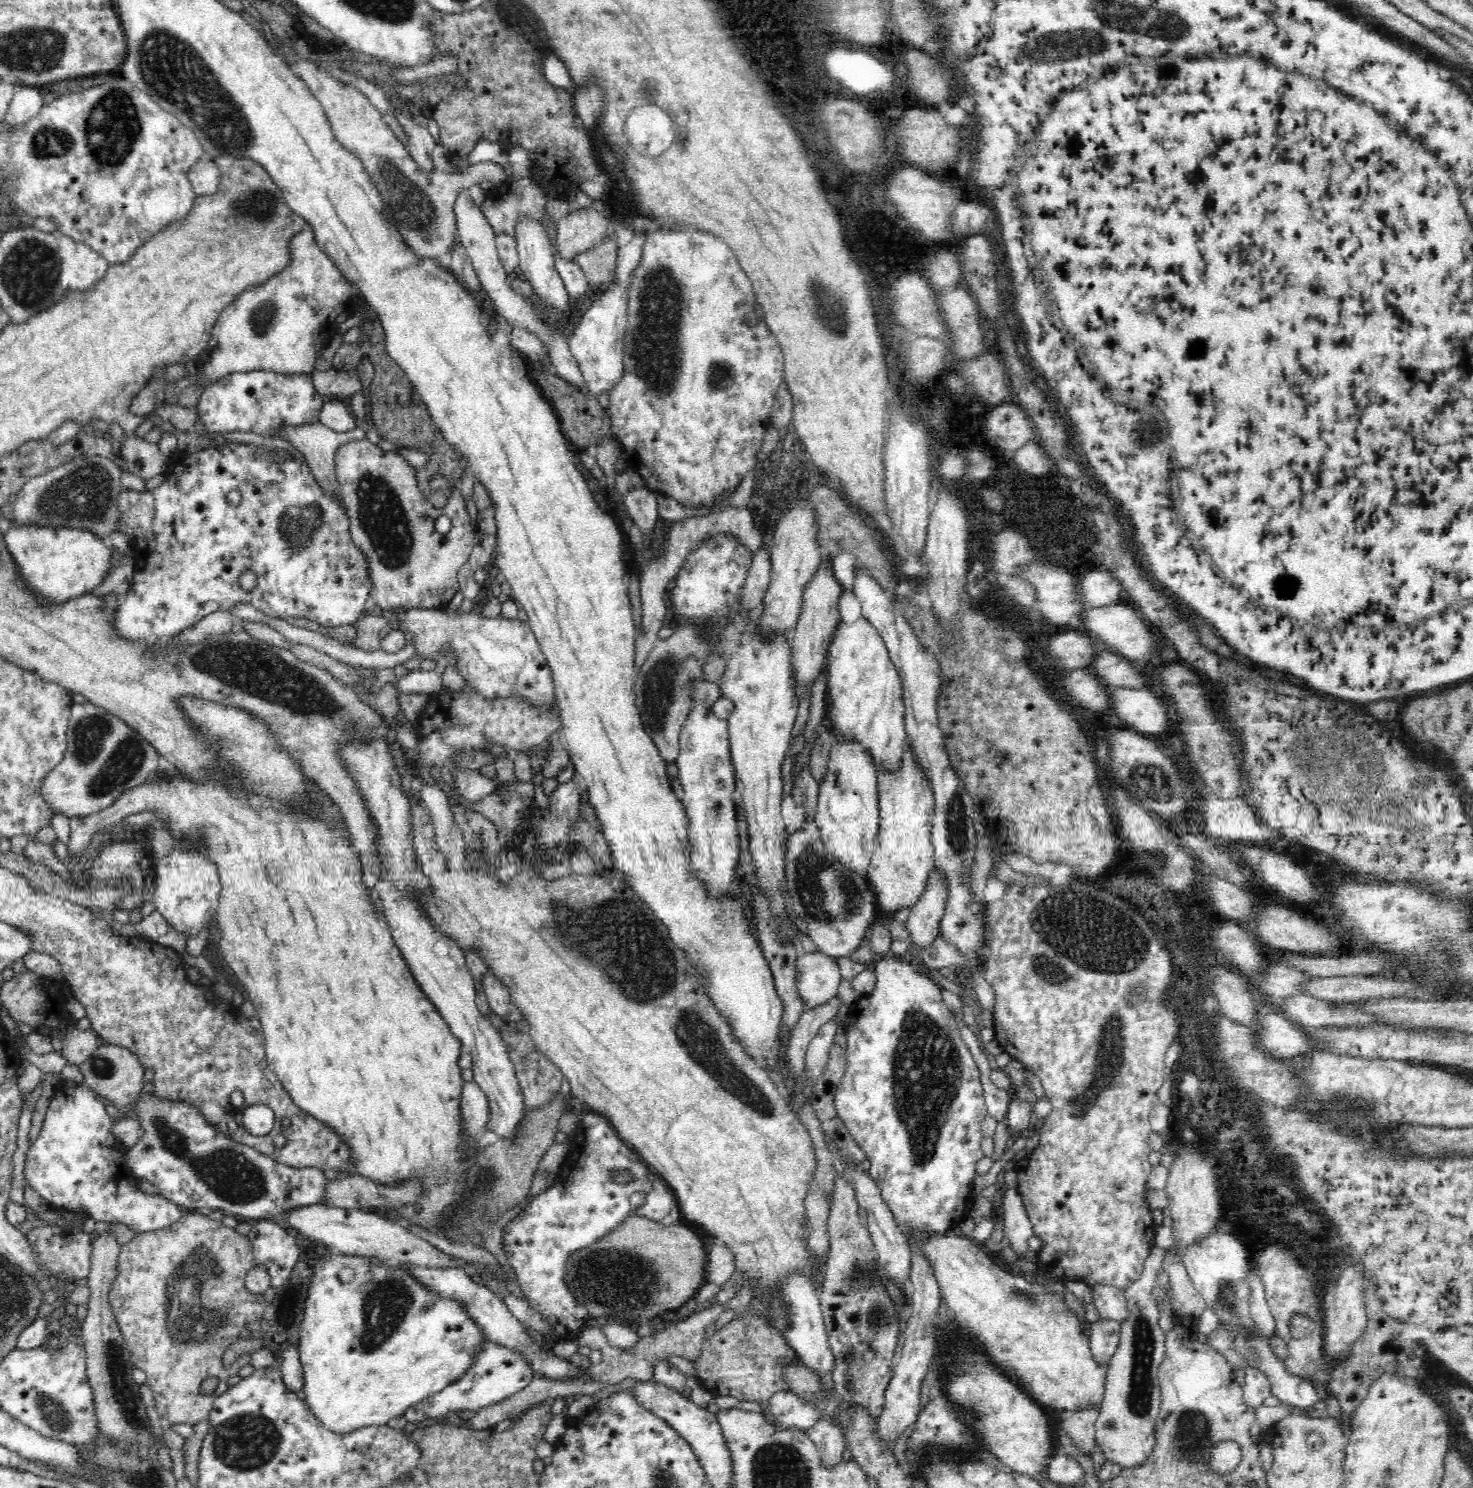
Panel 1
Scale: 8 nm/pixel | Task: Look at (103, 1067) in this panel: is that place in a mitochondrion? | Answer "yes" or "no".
yes

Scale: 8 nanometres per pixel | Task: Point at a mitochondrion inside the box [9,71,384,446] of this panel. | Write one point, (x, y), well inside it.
(113, 126)

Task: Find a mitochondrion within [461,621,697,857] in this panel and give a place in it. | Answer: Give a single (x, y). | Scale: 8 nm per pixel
(659, 687)

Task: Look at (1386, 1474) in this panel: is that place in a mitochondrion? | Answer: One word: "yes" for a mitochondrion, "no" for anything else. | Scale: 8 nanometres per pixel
yes

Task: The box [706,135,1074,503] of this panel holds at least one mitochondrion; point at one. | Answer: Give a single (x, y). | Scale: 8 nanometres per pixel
(819, 293)

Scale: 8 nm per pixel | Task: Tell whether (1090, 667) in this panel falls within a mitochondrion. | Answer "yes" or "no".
no

